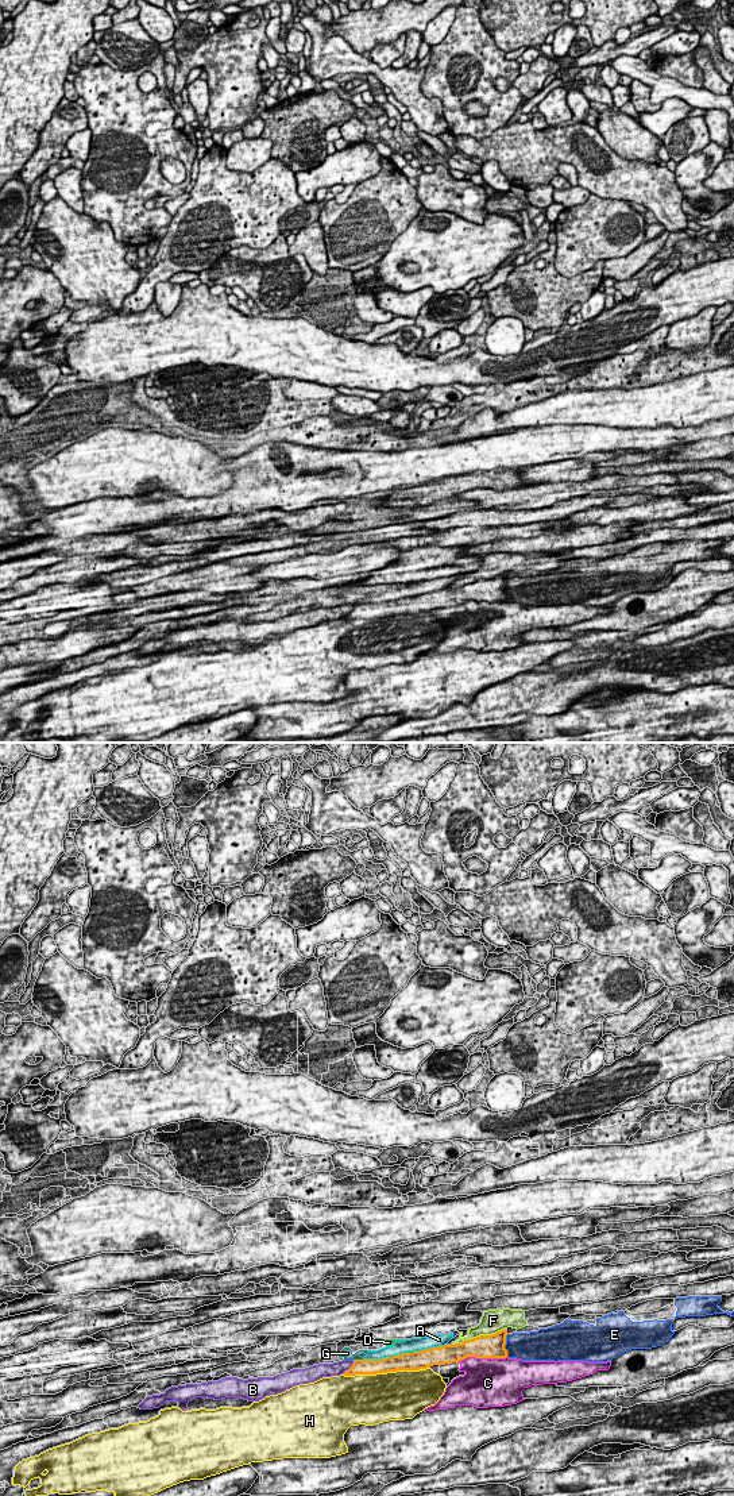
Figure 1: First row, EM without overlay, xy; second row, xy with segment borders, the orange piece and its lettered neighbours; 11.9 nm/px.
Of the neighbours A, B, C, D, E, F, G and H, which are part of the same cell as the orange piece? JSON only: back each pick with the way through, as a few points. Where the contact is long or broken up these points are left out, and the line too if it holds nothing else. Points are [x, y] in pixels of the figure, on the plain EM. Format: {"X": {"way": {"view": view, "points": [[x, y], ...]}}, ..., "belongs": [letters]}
{"belongs": []}

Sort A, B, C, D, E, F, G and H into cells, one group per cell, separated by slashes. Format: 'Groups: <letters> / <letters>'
Groups: A D G / B / C / E / F / H

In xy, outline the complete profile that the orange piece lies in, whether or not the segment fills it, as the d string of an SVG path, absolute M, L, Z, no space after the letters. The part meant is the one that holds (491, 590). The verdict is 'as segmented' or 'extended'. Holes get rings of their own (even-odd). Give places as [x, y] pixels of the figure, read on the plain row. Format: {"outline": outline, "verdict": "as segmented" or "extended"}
{"outline": "M507 574L491 579L479 579L456 589L444 589L413 597L402 597L380 604L354 604L352 610L344 620L376 618L397 614L420 614L433 609L459 606L467 601L475 602L506 602Z", "verdict": "as segmented"}

